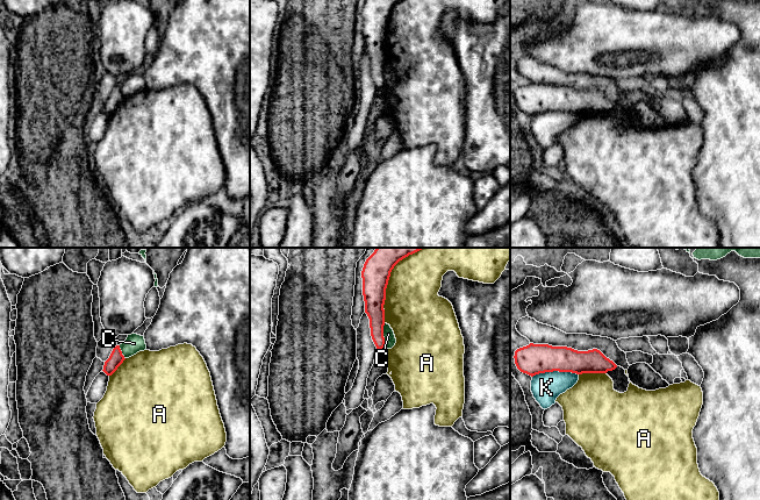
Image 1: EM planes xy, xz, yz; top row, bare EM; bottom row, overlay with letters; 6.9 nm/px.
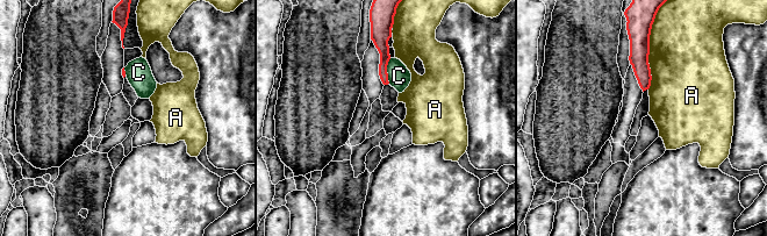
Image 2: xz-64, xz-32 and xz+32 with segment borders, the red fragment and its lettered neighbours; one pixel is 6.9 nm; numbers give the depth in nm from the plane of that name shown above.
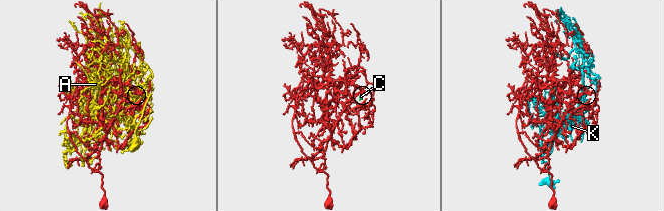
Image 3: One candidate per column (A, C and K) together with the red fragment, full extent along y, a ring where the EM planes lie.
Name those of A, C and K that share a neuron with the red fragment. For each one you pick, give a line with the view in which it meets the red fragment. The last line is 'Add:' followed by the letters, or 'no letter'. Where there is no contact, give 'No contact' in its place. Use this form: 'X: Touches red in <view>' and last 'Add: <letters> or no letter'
Add: no letter

